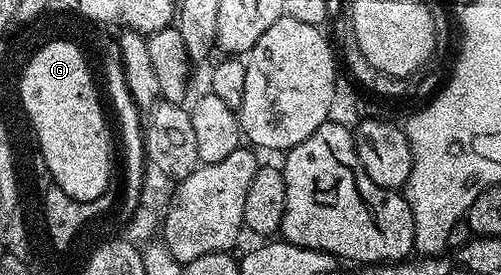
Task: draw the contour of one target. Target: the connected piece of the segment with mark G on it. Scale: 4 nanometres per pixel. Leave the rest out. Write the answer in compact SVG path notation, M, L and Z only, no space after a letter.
M60 38L49 43L52 44L43 44L31 53L19 78L19 96L32 119L39 149L57 186L69 198L90 202L112 187L111 132L83 48Z

